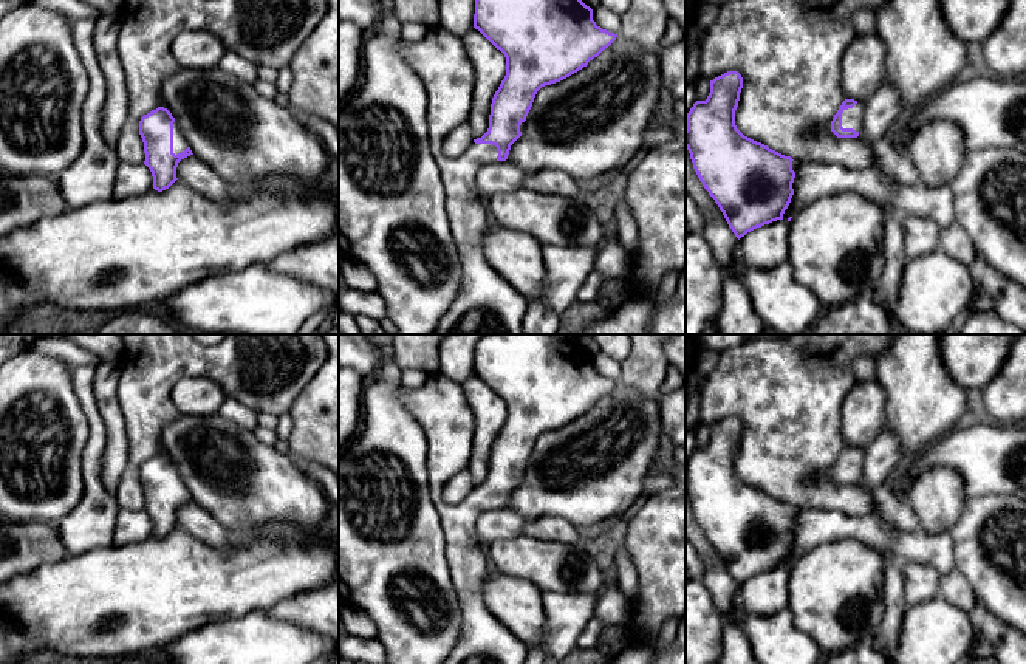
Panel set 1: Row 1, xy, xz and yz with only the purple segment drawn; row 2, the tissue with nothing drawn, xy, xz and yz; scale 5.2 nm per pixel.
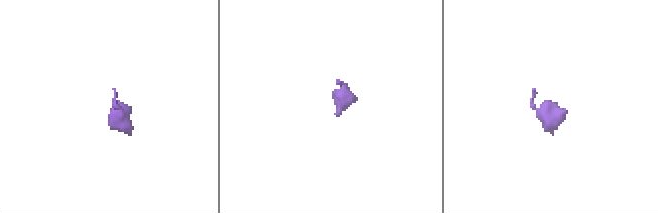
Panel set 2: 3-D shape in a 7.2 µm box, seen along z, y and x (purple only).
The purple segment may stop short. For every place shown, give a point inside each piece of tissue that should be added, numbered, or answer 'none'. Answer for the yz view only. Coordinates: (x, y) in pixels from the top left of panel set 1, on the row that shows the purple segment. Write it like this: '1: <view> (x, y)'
1: yz (853, 118)

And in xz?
1: xz (486, 304)

